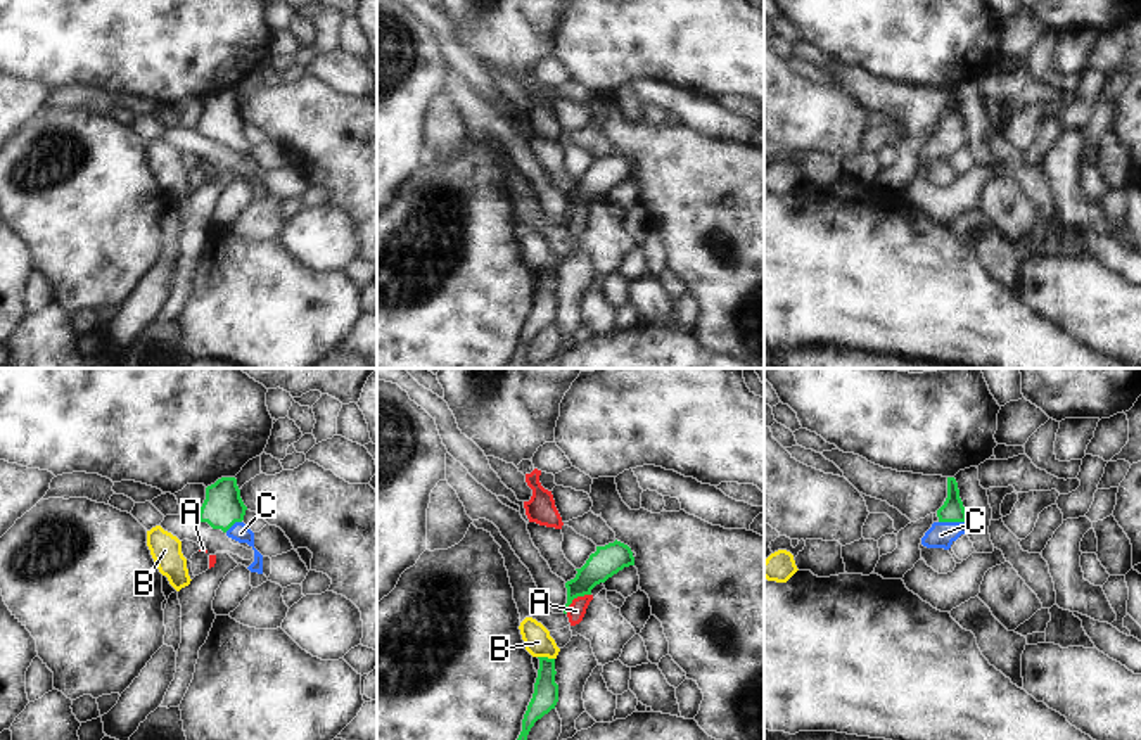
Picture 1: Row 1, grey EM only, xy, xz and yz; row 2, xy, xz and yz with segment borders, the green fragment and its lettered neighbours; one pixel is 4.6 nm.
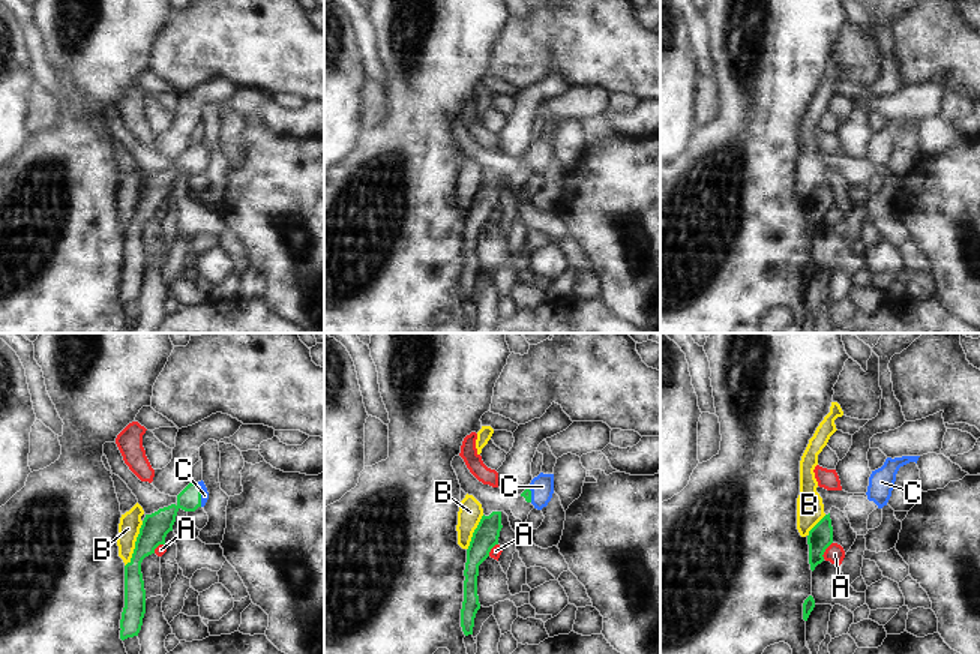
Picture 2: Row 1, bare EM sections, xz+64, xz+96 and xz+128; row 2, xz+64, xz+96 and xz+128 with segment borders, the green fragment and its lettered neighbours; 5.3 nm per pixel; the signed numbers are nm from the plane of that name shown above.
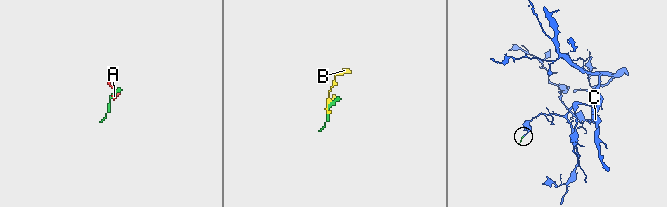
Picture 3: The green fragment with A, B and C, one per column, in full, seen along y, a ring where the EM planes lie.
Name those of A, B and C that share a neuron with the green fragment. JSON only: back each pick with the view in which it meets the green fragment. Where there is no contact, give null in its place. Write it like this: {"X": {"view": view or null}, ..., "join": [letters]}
{"C": {"view": "yz"}, "join": ["C"]}

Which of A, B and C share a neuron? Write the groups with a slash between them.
A / B / C

